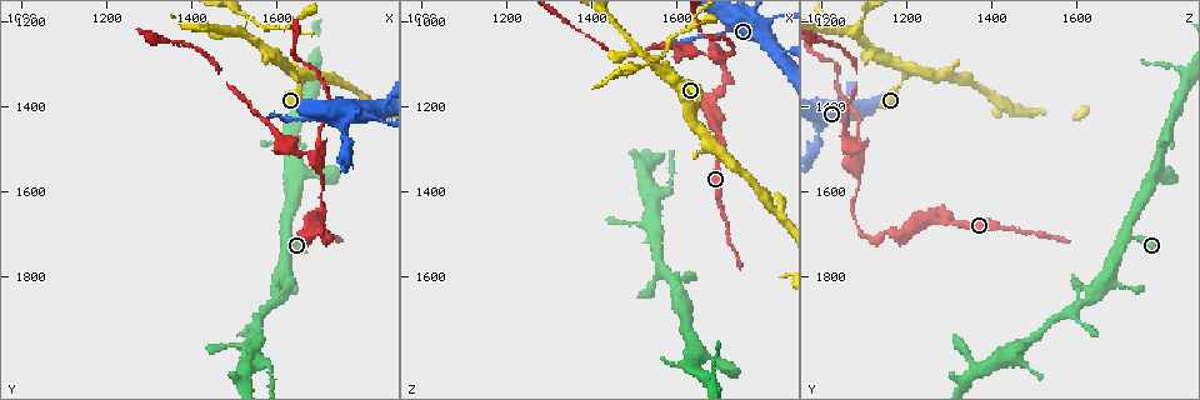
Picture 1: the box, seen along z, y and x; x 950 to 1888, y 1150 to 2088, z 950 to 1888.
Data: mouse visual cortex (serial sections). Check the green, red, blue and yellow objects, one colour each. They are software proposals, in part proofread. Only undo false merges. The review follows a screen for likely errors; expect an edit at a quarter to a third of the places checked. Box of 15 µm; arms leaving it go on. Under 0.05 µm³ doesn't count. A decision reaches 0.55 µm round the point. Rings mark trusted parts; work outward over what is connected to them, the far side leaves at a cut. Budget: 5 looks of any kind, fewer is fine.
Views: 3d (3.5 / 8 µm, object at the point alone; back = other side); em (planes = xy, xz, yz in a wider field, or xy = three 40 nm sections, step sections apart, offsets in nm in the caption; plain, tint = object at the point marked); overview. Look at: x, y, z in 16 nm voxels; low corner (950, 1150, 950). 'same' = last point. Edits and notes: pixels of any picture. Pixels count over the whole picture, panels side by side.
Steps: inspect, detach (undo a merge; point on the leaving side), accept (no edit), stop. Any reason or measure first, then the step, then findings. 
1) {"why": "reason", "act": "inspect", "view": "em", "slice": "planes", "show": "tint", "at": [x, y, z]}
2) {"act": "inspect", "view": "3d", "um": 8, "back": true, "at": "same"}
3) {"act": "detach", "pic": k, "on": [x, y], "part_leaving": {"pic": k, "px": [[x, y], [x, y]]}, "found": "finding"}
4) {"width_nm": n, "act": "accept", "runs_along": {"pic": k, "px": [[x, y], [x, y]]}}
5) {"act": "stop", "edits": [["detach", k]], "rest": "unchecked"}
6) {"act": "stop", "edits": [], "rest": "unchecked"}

{"why": "sudden change in width", "act": "inspect", "view": "3d", "um": 8, "at": [1675, 1710, 1190]}

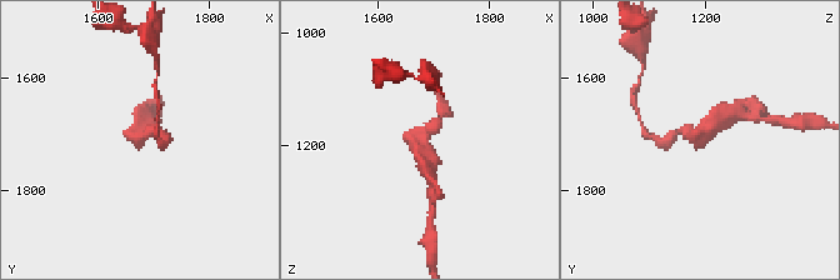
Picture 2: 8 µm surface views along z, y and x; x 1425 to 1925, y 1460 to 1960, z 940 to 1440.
{"act": "inspect", "view": "3d", "um": 3.5, "at": [1675, 1705, 1185]}

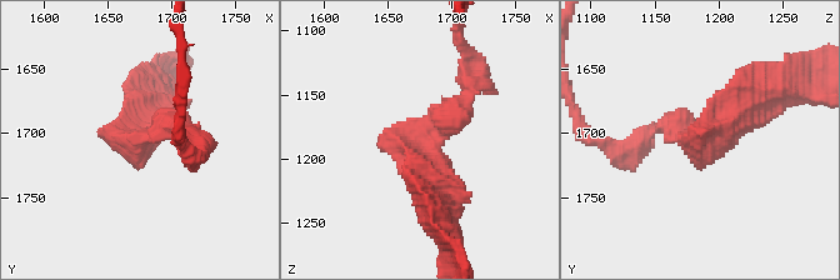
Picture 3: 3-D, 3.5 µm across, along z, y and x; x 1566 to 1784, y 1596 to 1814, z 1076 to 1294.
{"arm_widths_nm": [200, 400], "act": "inspect", "view": "em", "slice": "planes", "show": "tint", "at": [1678, 1702, 1188]}

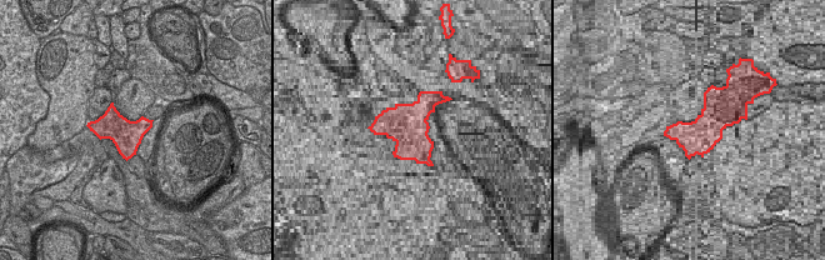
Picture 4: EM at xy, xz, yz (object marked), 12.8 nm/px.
{"act": "accept", "runs_along": {"pic": 3, "px": [[765, 91], [714, 138], [644, 138]]}, "found": "continuous, no second cell"}

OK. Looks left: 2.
{"why": "three arms meet", "act": "inspect", "view": "3d", "um": 8, "at": [1600, 1845, 1645]}

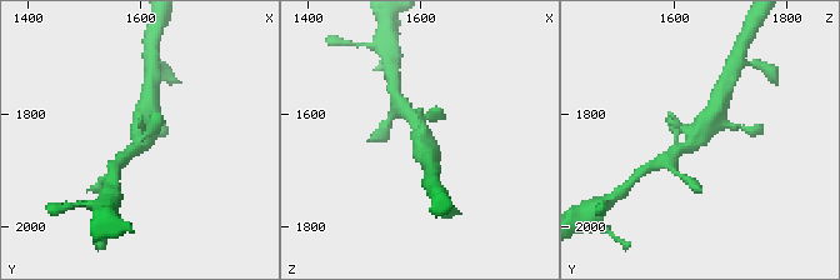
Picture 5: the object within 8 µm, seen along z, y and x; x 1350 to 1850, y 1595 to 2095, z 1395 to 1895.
{"why": "need the tissue", "act": "inspect", "view": "em", "slice": "xy", "step": 2, "show": "tint", "at": [1600, 1845, 1640]}

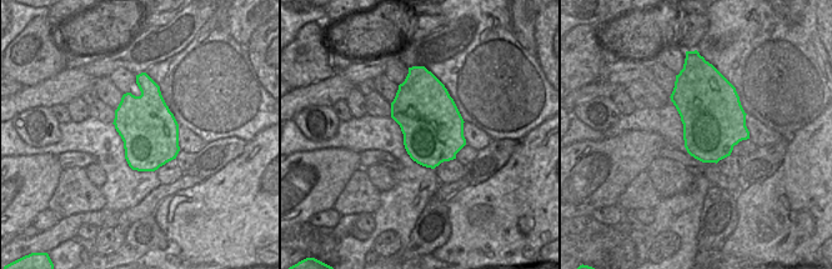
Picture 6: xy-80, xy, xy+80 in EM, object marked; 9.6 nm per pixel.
{"width_nm": 600, "act": "accept", "runs_along": {"pic": 5, "px": [[716, 109], [695, 141], [671, 156]]}, "found": "continuous, no second cell"}

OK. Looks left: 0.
{"act": "stop", "edits": [], "rest": "unchecked"}

